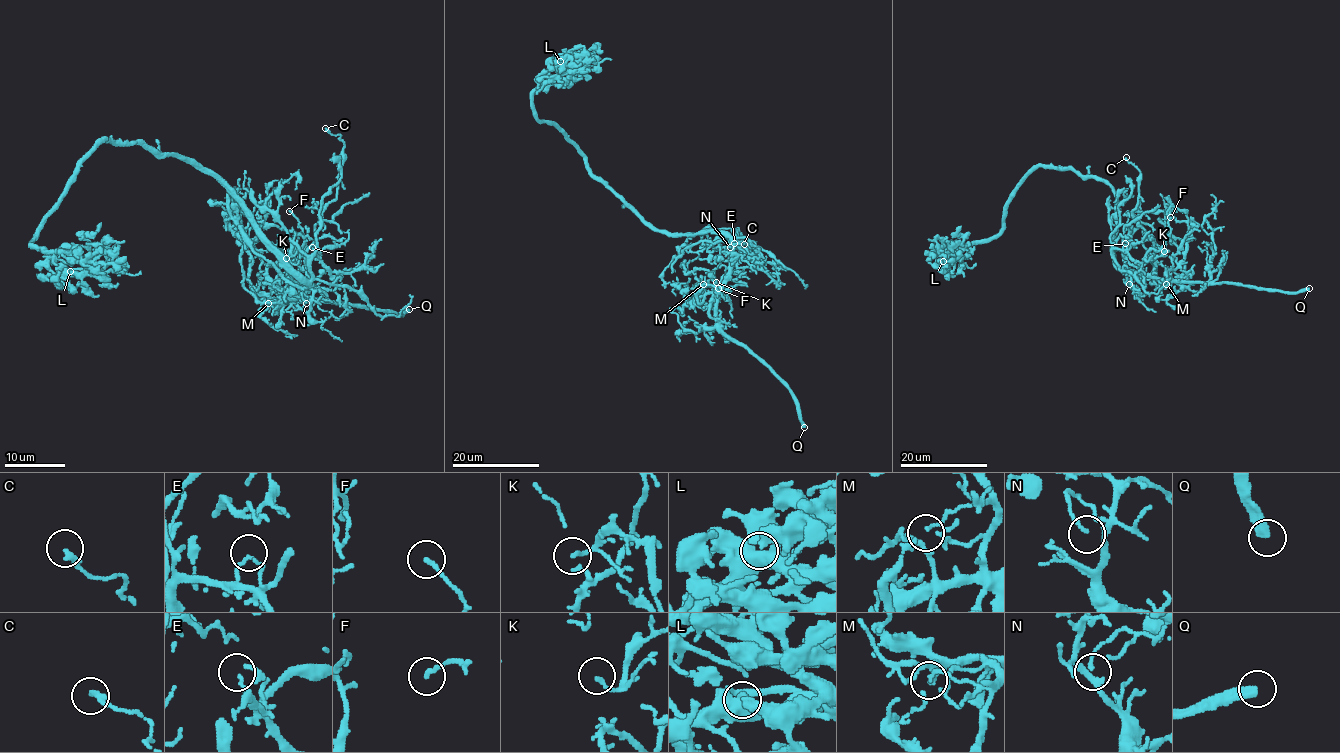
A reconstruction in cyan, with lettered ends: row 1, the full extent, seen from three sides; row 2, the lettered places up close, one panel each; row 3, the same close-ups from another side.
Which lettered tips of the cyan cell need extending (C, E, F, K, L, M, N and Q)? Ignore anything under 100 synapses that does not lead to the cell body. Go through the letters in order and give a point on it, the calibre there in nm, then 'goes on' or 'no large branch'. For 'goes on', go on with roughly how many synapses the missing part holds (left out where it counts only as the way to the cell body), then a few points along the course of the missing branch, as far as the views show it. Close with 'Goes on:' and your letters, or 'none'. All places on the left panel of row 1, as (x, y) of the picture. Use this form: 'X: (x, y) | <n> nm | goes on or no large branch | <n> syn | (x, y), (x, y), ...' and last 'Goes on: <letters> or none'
C: (325, 128) | 240 nm | no large branch
E: (312, 247) | 80 nm | no large branch
F: (289, 211) | 180 nm | no large branch
K: (286, 258) | 140 nm | no large branch
L: (70, 271) | 380 nm | no large branch
M: (268, 303) | 90 nm | no large branch
N: (306, 303) | 80 nm | no large branch
Q: (409, 309) | 400 nm | goes on | 130 syn
Goes on: Q

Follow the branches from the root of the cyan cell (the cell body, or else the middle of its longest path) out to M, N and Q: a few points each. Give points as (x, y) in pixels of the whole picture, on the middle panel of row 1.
M: (657, 231), (672, 234), (722, 232), (729, 238), (731, 257), (726, 281), (716, 291), (714, 279), (703, 284)
N: (657, 231), (672, 234), (722, 232), (731, 244), (731, 260), (727, 251), (730, 247)
Q: (657, 231), (722, 232), (729, 238), (730, 270), (719, 293), (717, 326), (743, 343), (789, 390), (804, 427)

